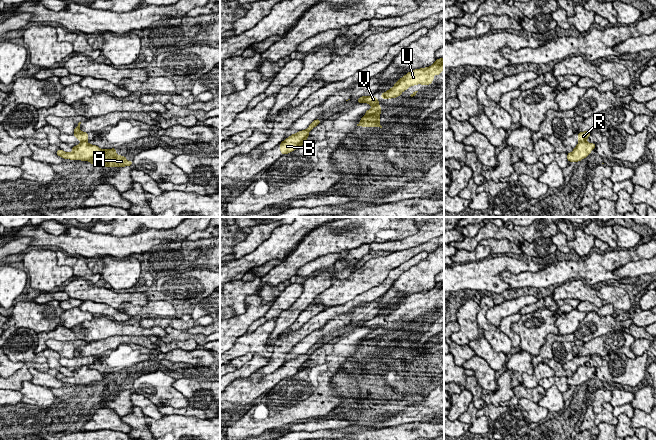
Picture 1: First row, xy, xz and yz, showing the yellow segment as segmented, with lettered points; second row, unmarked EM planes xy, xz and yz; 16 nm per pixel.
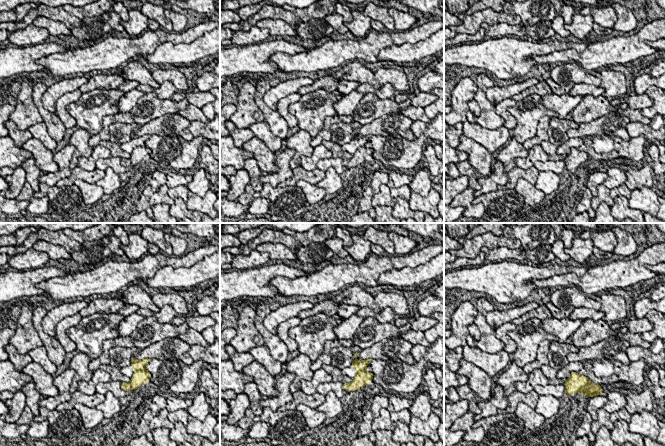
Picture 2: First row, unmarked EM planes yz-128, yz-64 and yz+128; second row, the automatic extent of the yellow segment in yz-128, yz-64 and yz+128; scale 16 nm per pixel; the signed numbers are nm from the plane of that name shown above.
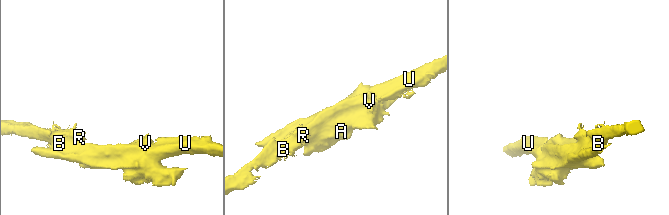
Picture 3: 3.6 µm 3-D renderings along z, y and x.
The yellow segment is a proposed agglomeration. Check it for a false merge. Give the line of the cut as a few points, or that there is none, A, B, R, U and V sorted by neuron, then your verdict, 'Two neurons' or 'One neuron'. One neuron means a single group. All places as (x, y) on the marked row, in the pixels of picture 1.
Split along yz (585, 140), (579, 142). Groups: A B U V / R. Two neurons

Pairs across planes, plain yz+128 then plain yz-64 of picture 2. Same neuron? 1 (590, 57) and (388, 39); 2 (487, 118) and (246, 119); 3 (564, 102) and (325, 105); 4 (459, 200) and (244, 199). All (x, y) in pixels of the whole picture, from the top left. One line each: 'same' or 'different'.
1: same
2: different
3: different
4: same

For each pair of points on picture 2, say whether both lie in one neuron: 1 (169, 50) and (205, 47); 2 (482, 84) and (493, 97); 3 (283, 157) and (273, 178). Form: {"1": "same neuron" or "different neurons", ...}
{"1": "same neuron", "2": "different neurons", "3": "same neuron"}

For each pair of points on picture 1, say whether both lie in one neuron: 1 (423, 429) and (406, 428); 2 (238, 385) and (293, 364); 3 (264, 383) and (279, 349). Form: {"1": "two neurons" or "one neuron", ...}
{"1": "one neuron", "2": "one neuron", "3": "two neurons"}

